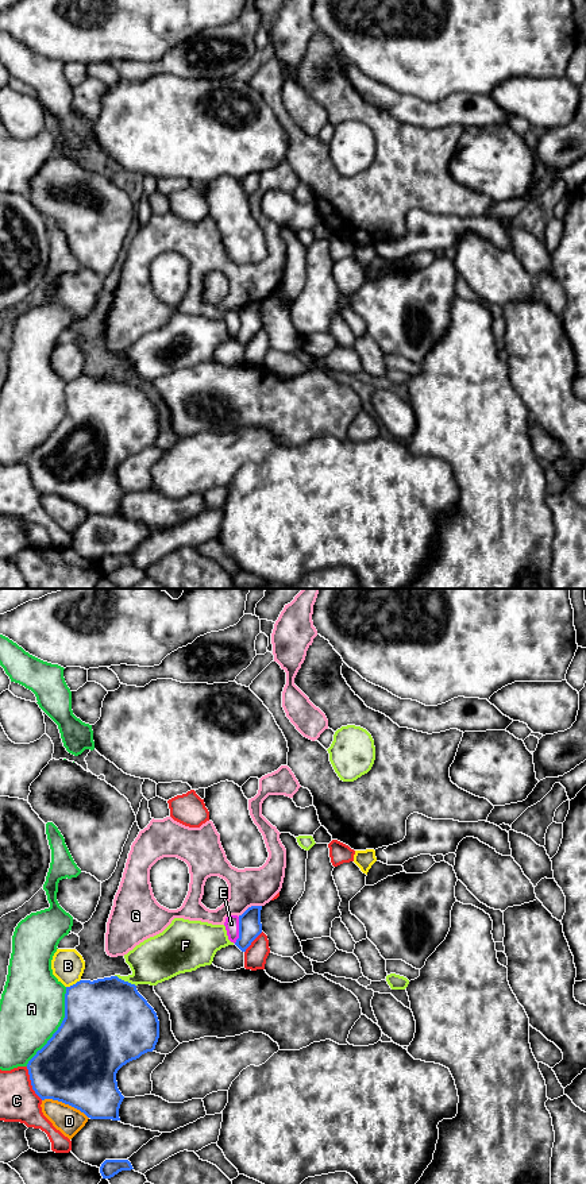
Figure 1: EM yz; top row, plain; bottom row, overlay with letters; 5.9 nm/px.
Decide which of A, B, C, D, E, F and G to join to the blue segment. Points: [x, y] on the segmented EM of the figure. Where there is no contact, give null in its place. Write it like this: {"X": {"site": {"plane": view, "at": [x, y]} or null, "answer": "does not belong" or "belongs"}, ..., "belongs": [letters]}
{"A": {"site": {"plane": "yz", "at": [60, 1026]}, "answer": "does not belong"}, "B": {"site": {"plane": "yz", "at": [73, 984]}, "answer": "does not belong"}, "C": {"site": {"plane": "yz", "at": [31, 1083]}, "answer": "does not belong"}, "D": {"site": {"plane": "yz", "at": [65, 1103]}, "answer": "does not belong"}, "E": {"site": {"plane": "yz", "at": [239, 930]}, "answer": "does not belong"}, "F": {"site": {"plane": "yz", "at": [126, 982]}, "answer": "does not belong"}, "G": {"site": {"plane": "yz", "at": [249, 907]}, "answer": "does not belong"}, "belongs": []}

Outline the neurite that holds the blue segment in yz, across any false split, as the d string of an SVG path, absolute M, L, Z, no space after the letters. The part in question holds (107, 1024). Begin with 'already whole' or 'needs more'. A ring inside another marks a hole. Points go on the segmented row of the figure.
already whole; M117 976L80 980L66 987L61 1026L27 1064L32 1089L42 1100L62 1102L90 1119L120 1121L124 1096L117 1088L116 1073L127 1062L153 1052L158 1038L157 1013L135 984Z

